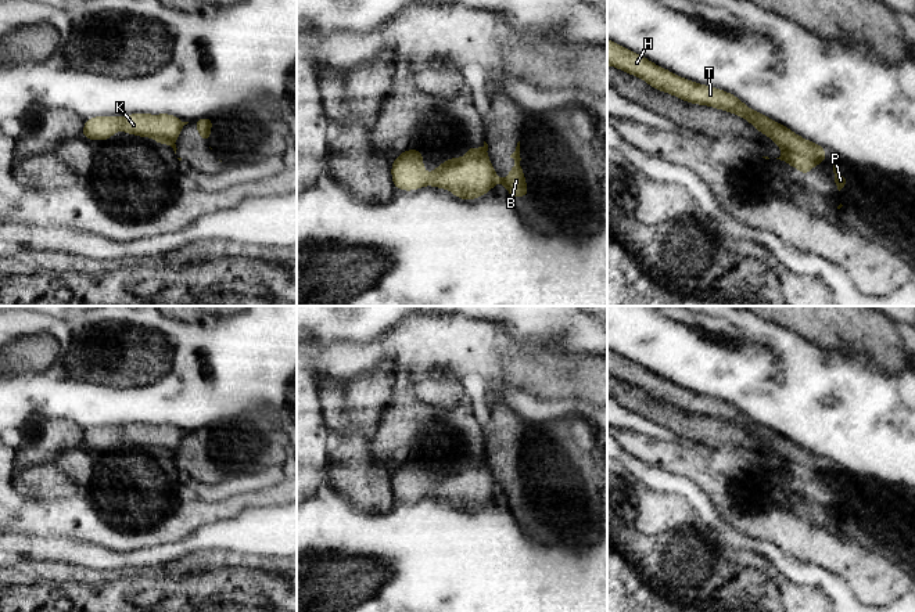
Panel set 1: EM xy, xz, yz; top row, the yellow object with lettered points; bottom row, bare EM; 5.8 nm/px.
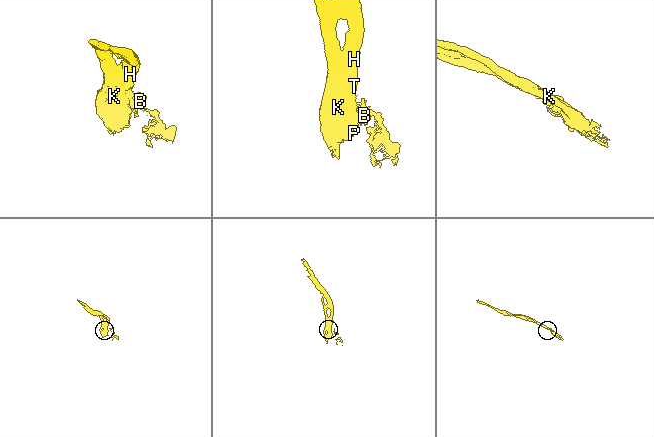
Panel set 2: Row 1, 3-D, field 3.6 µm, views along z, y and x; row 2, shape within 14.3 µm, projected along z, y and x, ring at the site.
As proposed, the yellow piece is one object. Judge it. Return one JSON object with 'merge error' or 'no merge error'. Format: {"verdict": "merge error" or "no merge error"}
{"verdict": "merge error"}

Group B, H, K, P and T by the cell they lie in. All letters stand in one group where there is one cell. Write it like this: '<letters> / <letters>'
B / H K P T

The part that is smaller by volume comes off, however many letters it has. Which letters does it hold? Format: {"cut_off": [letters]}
{"cut_off": ["B"]}

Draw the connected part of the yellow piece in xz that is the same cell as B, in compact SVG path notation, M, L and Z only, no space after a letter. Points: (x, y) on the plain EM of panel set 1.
M520 451L517 453L516 461L510 465L510 468L514 469L513 479L509 482L505 490L500 490L496 485L496 492L509 501L513 510L517 507L528 507L530 501L525 493L524 480L520 476Z

